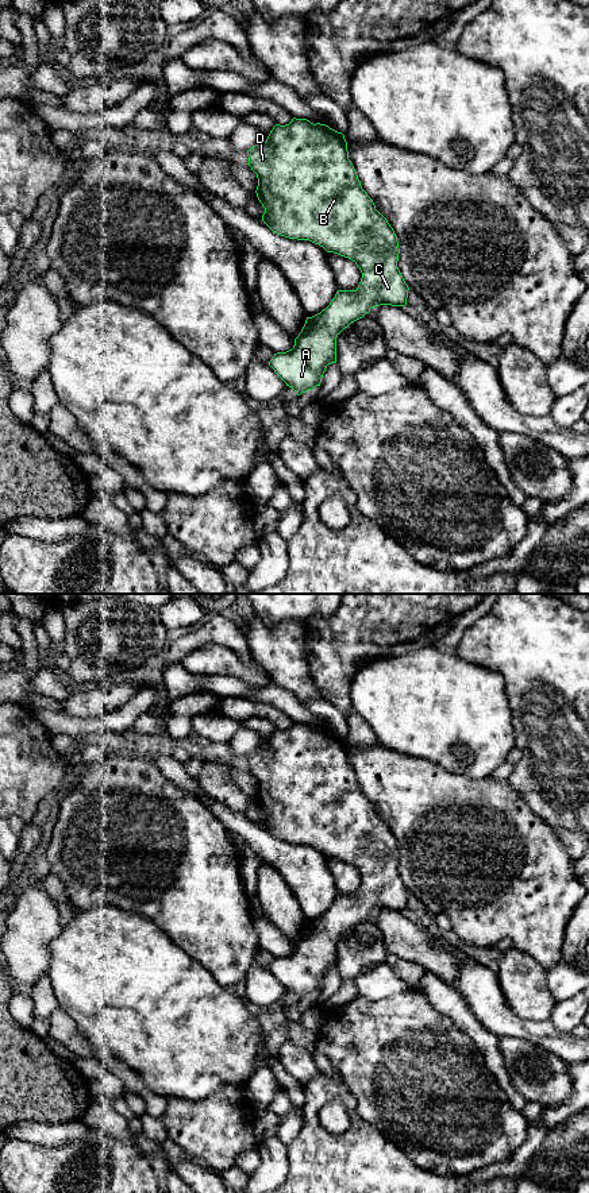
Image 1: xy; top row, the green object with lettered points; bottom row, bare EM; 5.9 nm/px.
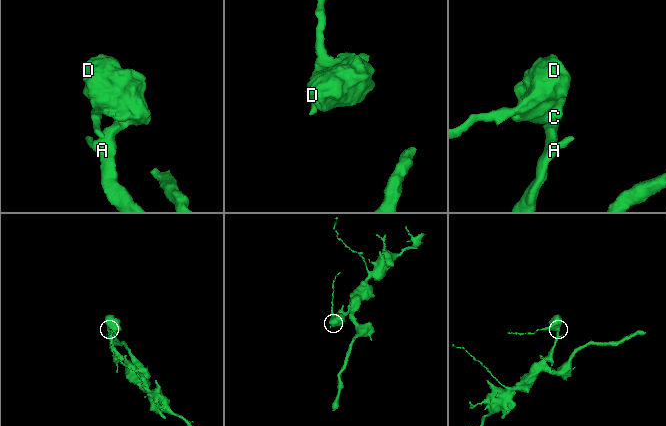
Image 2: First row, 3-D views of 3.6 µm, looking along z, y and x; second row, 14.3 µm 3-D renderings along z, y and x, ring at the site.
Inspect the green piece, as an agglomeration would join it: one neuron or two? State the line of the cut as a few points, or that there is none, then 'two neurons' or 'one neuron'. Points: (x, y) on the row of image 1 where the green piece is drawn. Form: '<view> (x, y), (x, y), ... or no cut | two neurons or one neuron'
no cut | one neuron

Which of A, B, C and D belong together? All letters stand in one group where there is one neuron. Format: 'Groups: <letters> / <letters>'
Groups: A B C D

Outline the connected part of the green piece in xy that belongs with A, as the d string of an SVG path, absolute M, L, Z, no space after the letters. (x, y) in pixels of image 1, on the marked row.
M293 117L289 124L276 124L267 139L251 147L247 157L258 178L255 193L265 208L262 221L277 235L309 240L327 252L351 259L362 273L355 290L338 290L326 309L307 317L293 348L274 354L269 362L286 386L300 395L320 386L327 366L336 363L336 337L344 328L374 306L405 308L409 287L397 267L397 236L362 189L342 132Z

